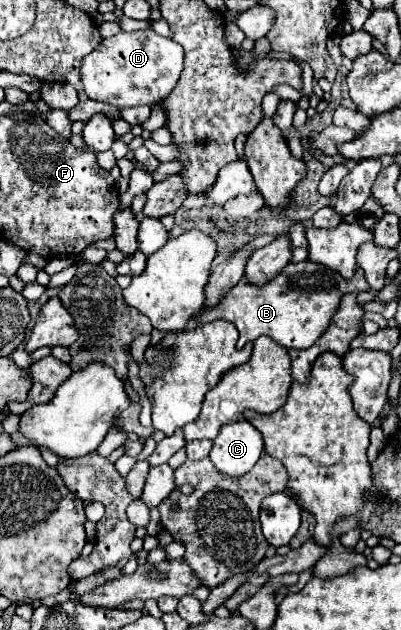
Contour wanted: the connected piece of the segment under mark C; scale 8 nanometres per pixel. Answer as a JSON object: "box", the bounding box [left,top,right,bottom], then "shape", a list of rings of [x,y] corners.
{"box":[209,420,263,476],"shape":[[[247,420],[225,424],[213,440],[209,454],[217,470],[229,476],[247,474],[263,452],[263,438]]]}

